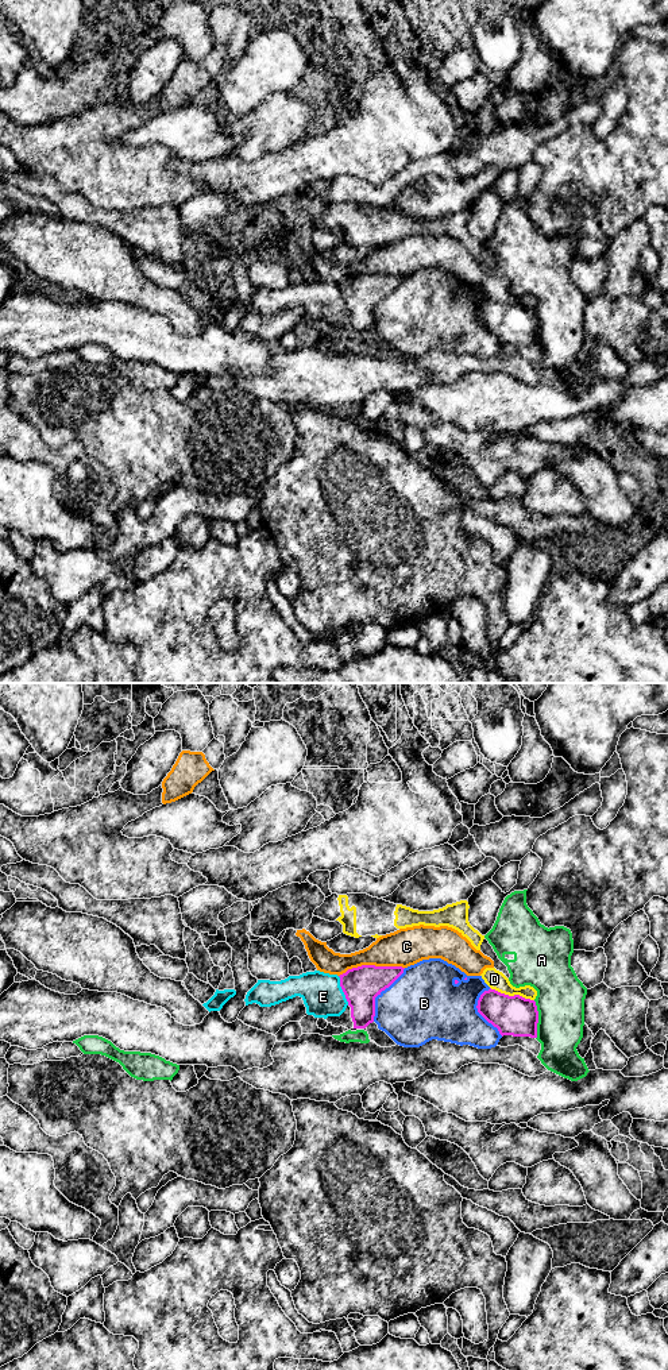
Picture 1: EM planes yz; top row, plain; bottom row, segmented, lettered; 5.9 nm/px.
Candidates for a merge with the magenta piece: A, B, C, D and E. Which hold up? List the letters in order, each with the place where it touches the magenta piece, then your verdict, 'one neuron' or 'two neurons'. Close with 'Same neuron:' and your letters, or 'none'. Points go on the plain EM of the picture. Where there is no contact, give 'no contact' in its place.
A: meets magenta in yz at (537, 328); two neurons
B: meets magenta in yz at (379, 303); two neurons
C: meets magenta in yz at (371, 274); two neurons
D: meets magenta in yz at (512, 305); two neurons
E: meets magenta in yz at (343, 300); one neuron
Same neuron: E

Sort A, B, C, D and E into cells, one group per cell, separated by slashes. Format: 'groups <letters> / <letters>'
groups A / B / C / D / E

